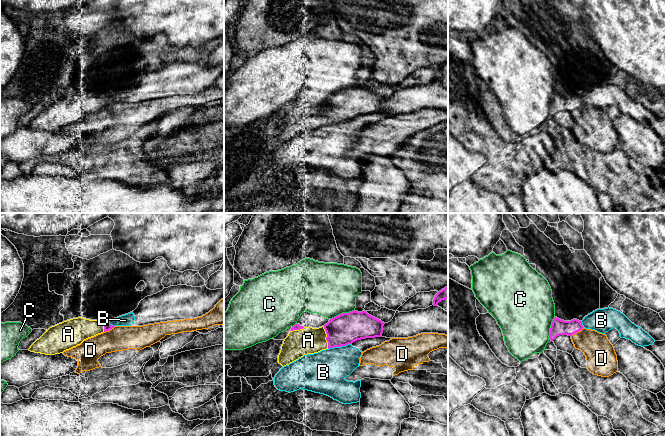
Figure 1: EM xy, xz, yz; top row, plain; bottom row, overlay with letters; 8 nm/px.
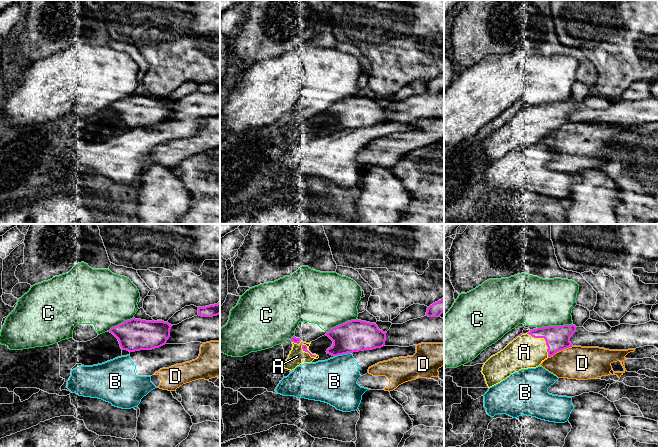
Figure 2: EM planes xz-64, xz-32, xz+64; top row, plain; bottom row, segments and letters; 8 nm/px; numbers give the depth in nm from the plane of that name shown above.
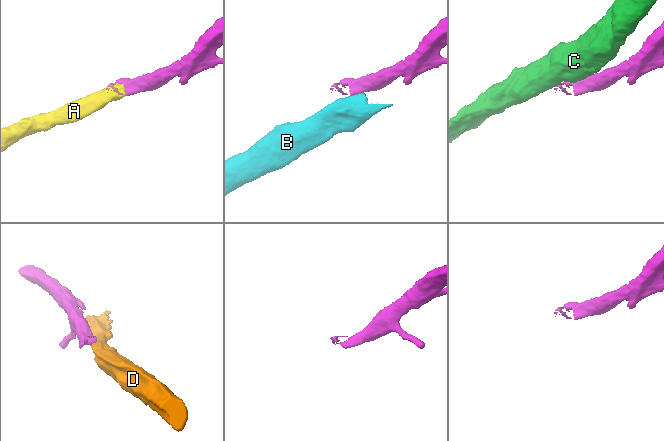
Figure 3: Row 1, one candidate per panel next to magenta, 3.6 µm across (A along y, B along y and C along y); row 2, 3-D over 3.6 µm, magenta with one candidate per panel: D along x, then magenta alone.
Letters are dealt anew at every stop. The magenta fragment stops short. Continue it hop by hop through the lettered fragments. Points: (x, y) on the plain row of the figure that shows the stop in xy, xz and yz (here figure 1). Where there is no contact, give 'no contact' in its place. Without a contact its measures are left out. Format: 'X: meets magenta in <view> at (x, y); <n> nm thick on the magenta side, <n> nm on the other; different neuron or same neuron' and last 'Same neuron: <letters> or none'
A: meets magenta in xz at (326, 113); 260 nm thick on the magenta side, 220 nm on the other; same neuron
B: meets magenta in xz at (339, 122); 260 nm thick on the magenta side, 340 nm on the other; different neuron
C: meets magenta in xz at (342, 89); 260 nm thick on the magenta side, 440 nm on the other; different neuron
D: meets magenta in yz at (577, 107); 130 nm thick on the magenta side, 240 nm on the other; different neuron
Same neuron: A

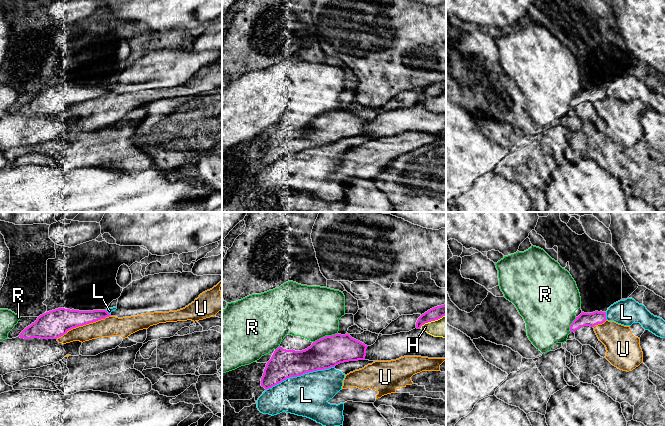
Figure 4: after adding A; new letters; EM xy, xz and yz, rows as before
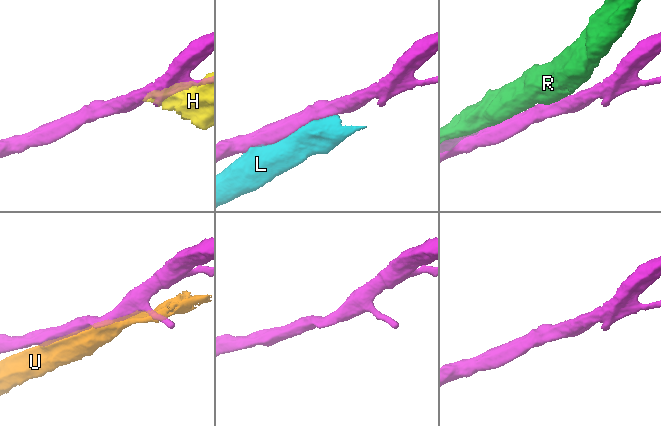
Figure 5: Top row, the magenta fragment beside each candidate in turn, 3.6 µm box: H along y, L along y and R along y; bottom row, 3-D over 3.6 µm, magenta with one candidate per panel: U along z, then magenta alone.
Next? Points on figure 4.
H: meets magenta in xz at (432, 96); 100 nm thick on the magenta side, 170 nm on the other; different neuron
L: meets magenta in xz at (300, 151); 240 nm thick on the magenta side, 340 nm on the other; different neuron
R: meets magenta in xz at (325, 112); 260 nm thick on the magenta side, 440 nm on the other; different neuron
U: meets magenta in xy at (83, 100); 220 nm thick on the magenta side, 160 nm on the other; different neuron
Same neuron: none

